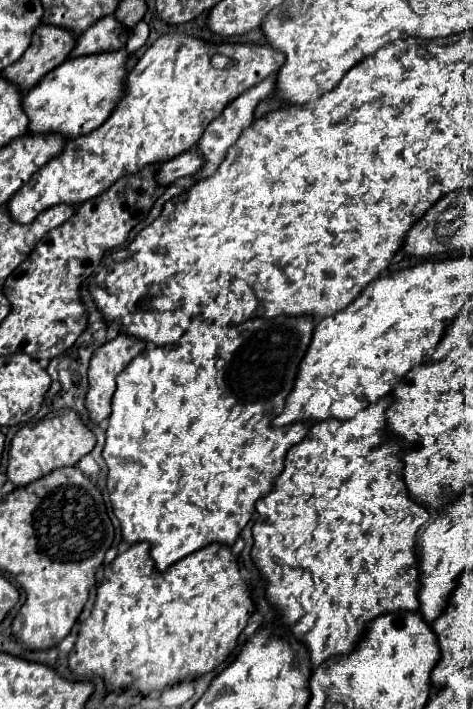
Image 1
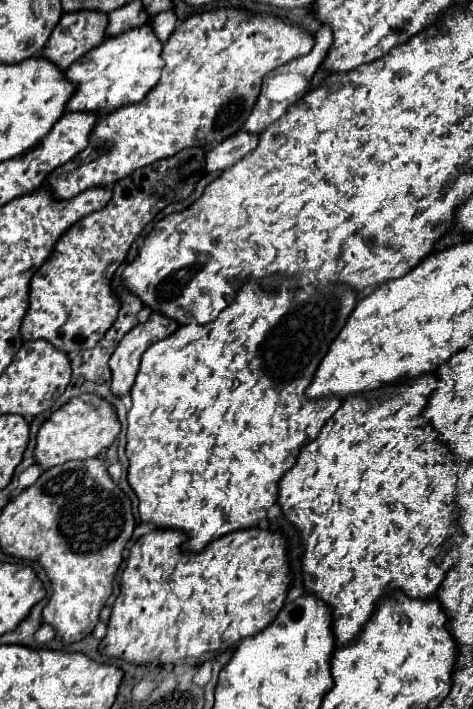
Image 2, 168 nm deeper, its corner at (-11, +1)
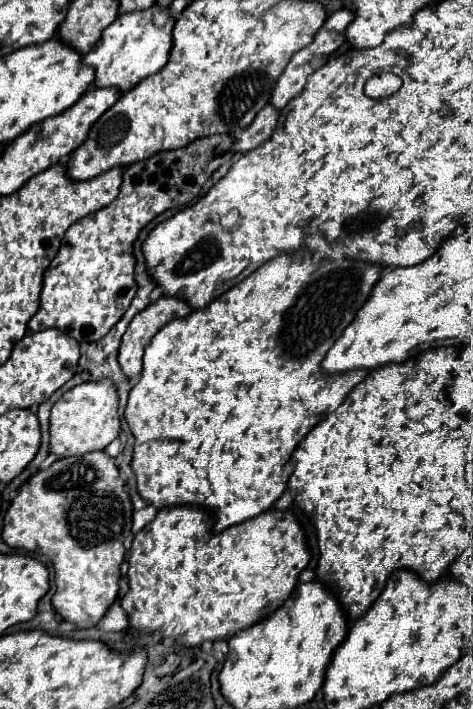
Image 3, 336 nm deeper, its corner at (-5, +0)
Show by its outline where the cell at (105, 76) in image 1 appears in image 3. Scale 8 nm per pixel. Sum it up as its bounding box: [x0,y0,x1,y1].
[83,5,175,93]

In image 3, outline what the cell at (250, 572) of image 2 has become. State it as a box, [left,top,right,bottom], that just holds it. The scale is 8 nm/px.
[121,505,311,647]

